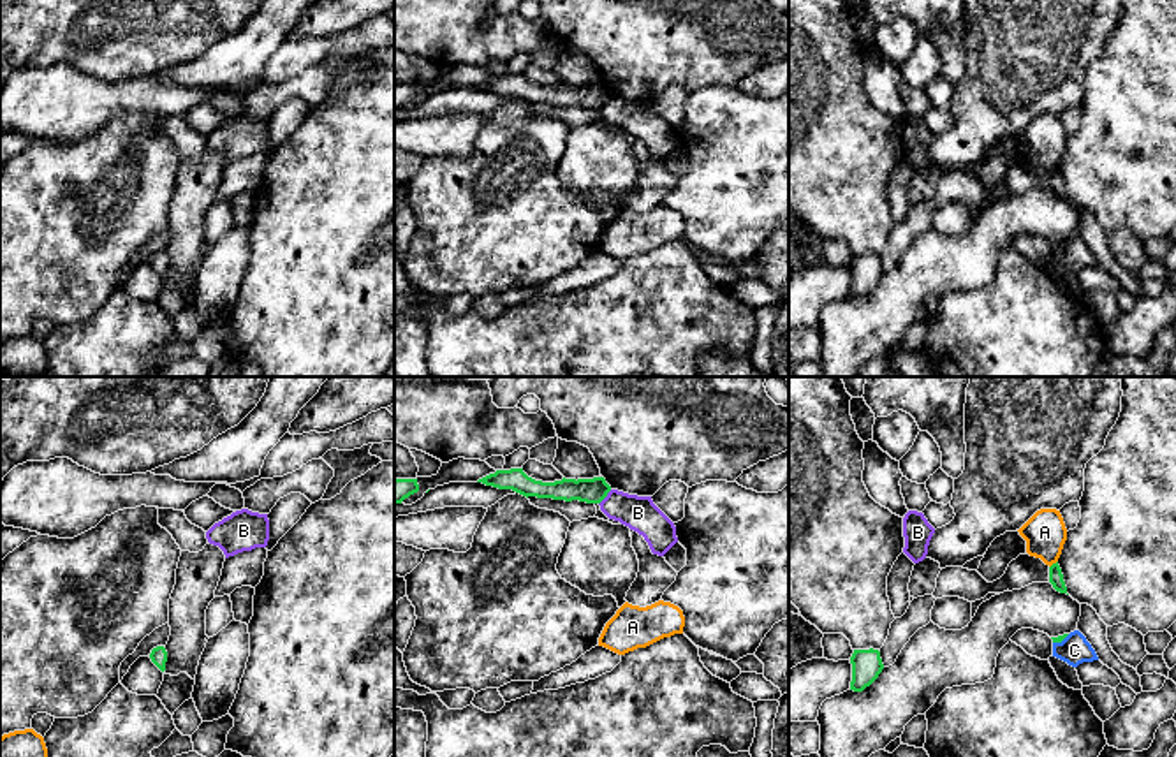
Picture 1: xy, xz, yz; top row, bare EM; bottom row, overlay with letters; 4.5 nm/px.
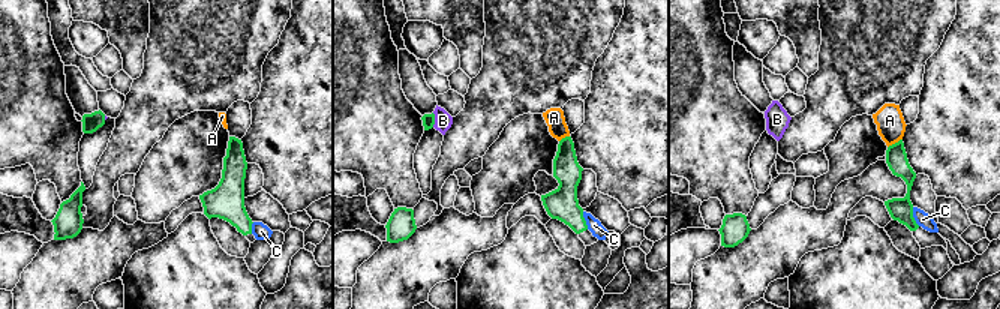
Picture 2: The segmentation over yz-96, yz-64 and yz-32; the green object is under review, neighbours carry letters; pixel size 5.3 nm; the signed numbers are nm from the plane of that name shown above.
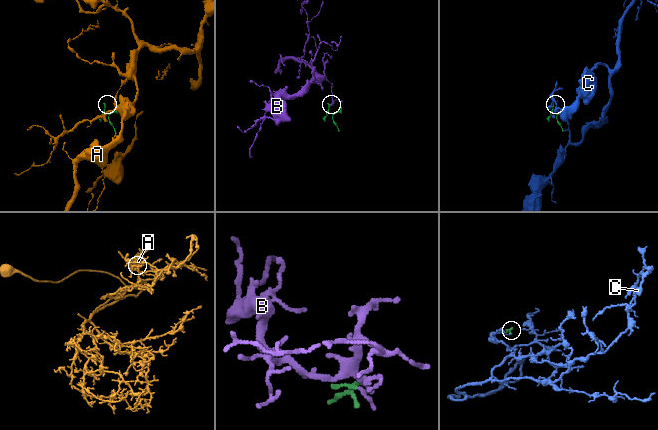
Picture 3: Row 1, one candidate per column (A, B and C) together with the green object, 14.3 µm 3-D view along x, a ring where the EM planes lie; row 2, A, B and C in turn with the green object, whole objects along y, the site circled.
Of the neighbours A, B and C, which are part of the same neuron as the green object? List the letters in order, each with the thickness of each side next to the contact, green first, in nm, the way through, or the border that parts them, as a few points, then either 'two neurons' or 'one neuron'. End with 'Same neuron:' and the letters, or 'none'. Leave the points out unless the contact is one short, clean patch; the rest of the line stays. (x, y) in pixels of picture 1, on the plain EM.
A: calibres 60 and 190 nm; two neurons
B: calibres 110 and 160 nm; border xz (611, 95), (599, 110); two neurons
C: calibres 30 and 140 nm; border yz (1069, 240), (1053, 249); two neurons
Same neuron: none

